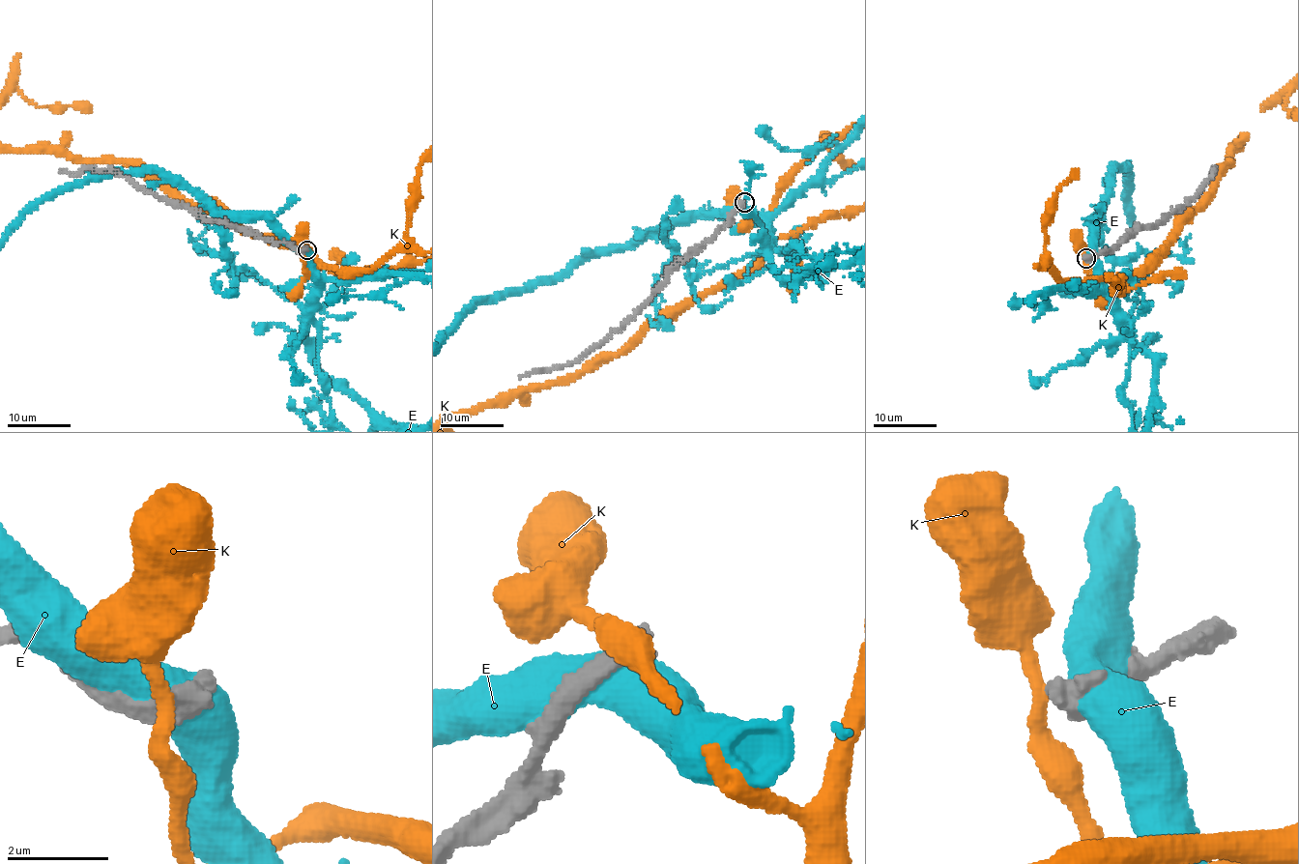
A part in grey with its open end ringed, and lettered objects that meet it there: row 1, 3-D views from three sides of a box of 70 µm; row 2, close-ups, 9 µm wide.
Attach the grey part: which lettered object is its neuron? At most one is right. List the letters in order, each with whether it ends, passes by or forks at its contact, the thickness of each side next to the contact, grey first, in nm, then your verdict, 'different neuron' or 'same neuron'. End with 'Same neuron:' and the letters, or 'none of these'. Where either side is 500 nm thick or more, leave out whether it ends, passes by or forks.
E: 360 nm thick on the grey side, 550 nm on the other; different neuron
K: it passes by; 360 nm thick on the grey side, 280 nm on the other; different neuron
Same neuron: none of these

